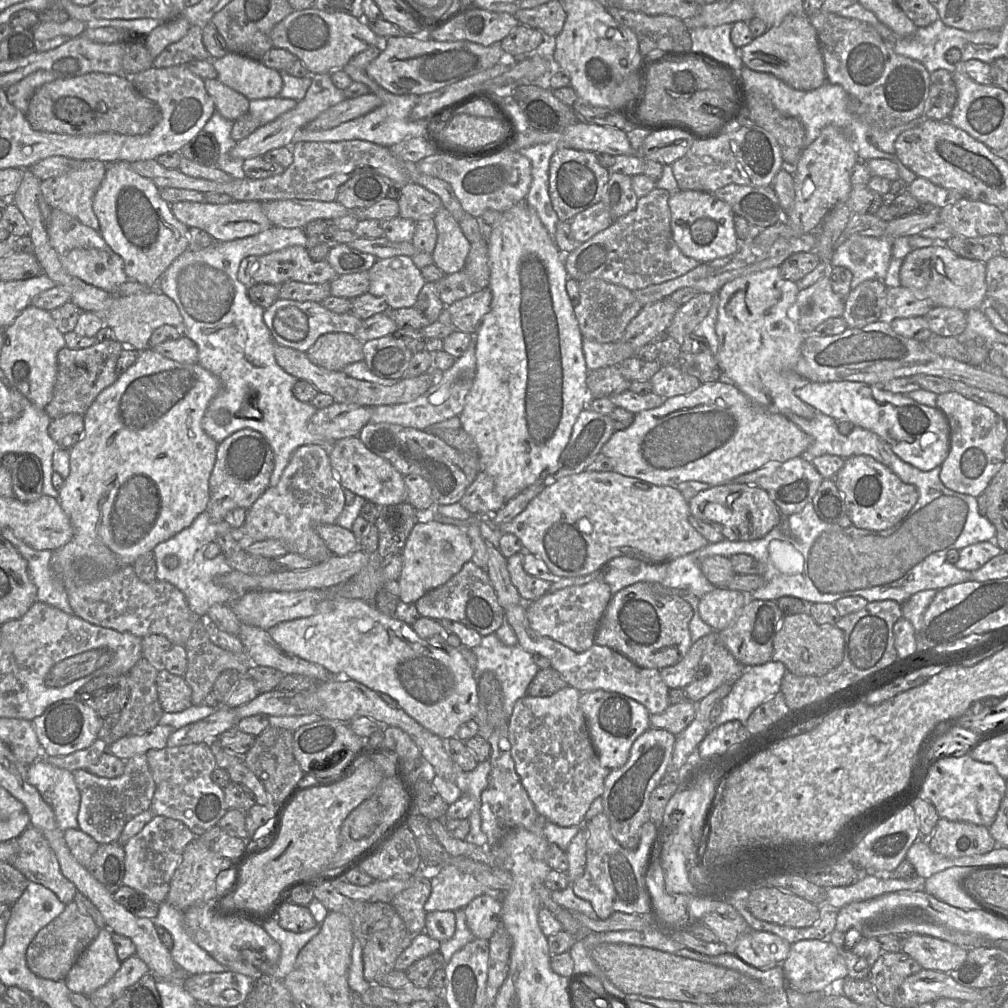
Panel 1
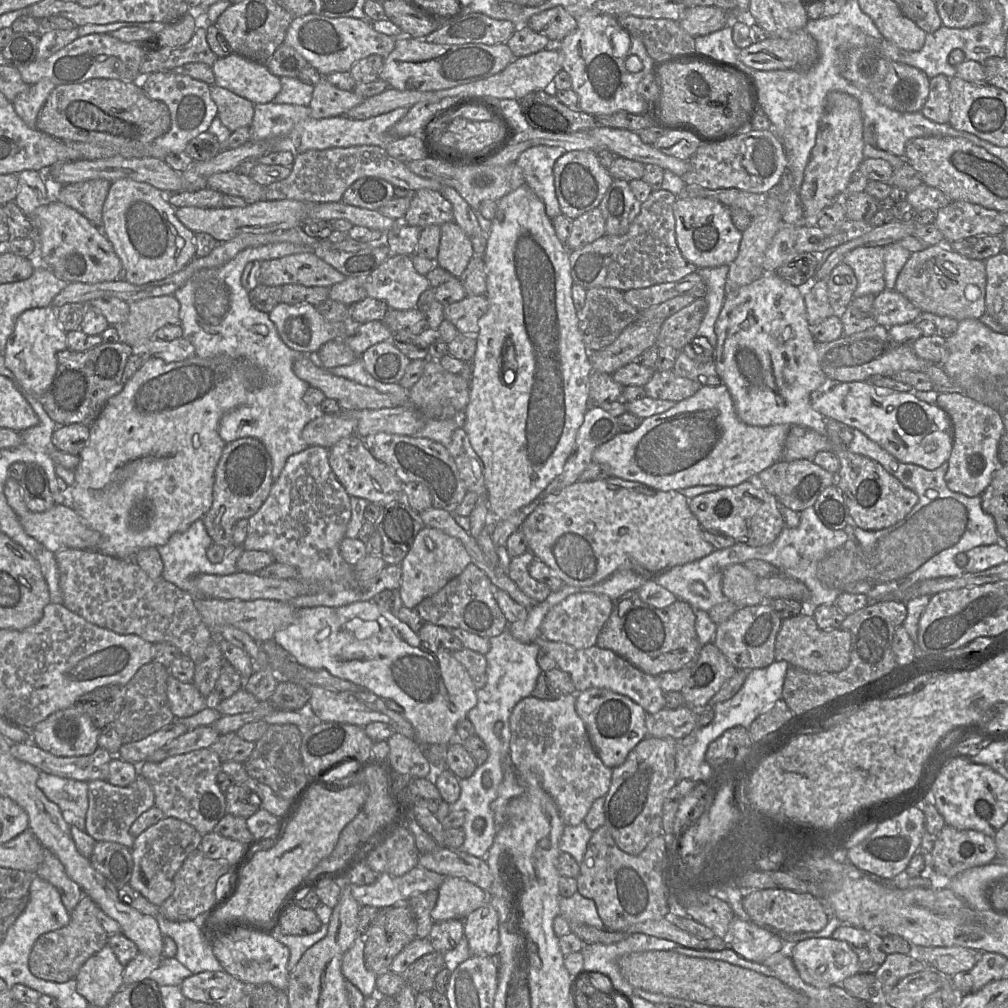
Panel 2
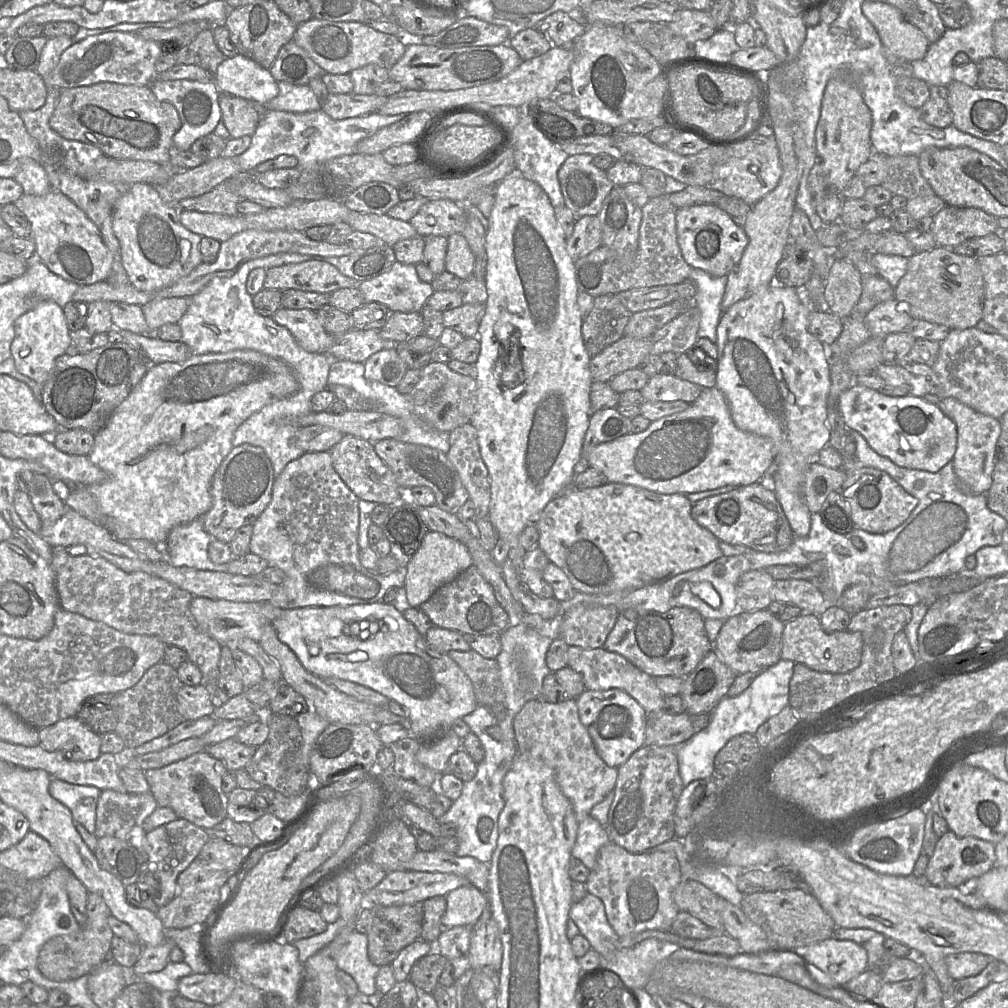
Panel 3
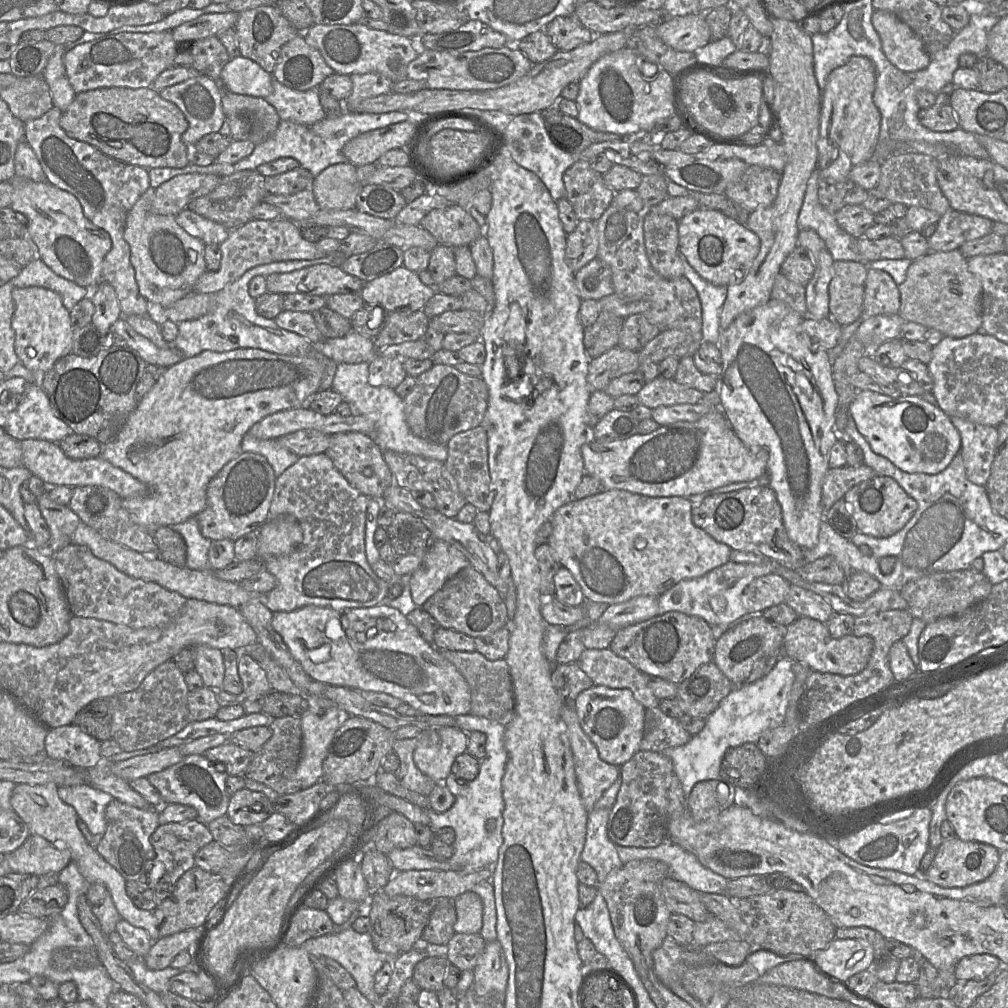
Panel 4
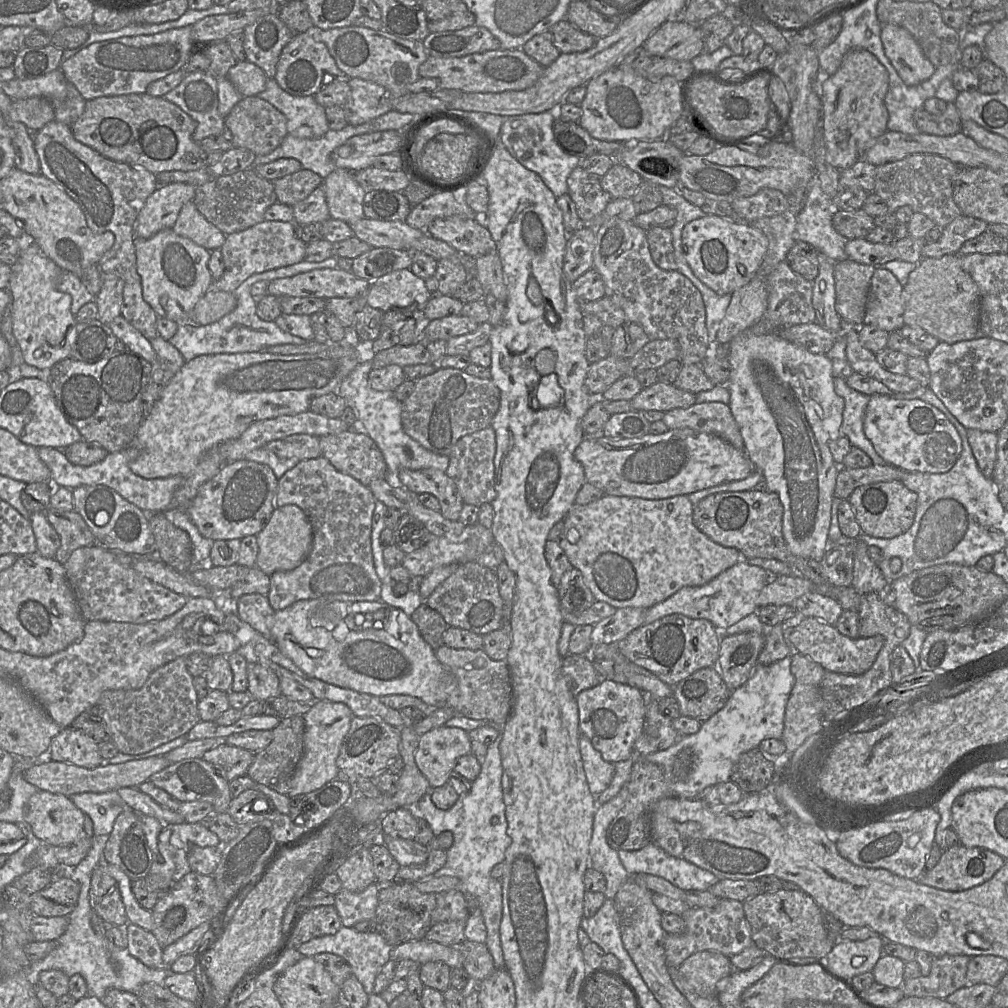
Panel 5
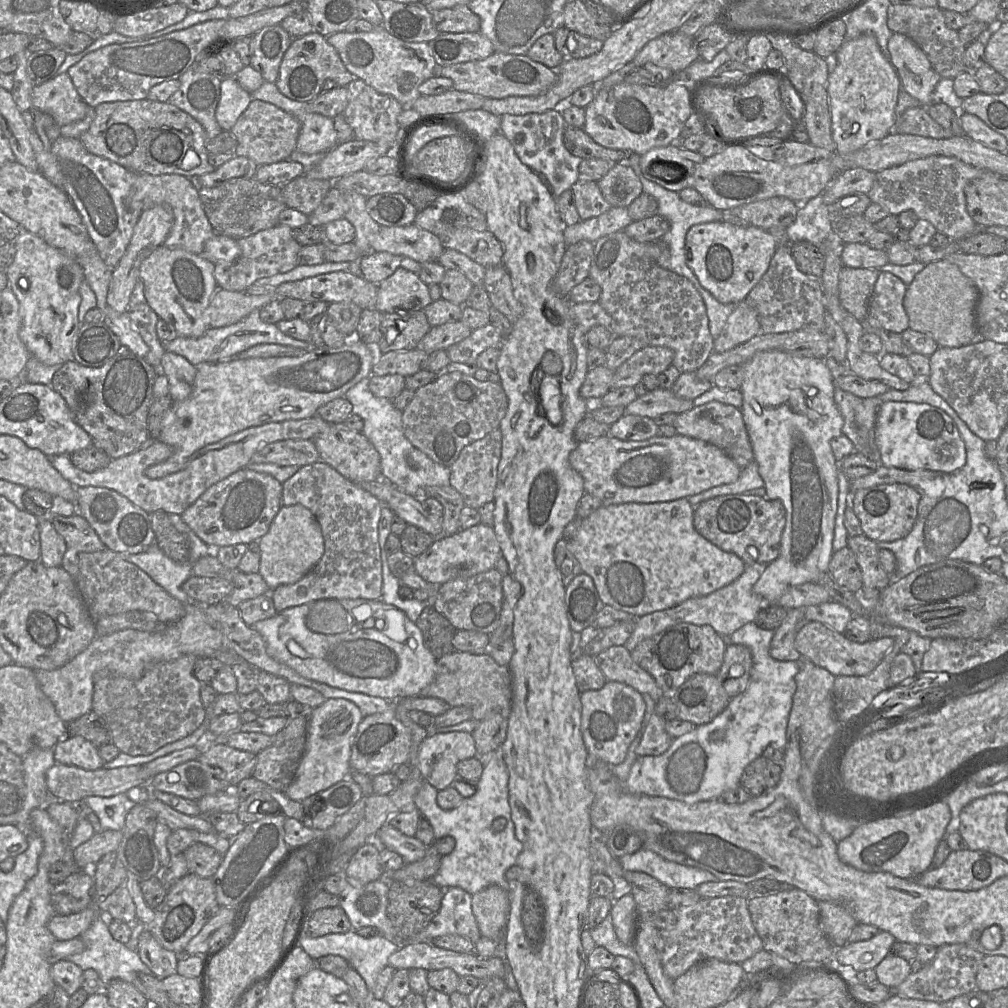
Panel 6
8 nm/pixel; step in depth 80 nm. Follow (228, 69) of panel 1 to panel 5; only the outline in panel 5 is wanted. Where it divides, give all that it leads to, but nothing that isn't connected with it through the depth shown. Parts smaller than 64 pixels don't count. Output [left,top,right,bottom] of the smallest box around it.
[227,60,268,97]

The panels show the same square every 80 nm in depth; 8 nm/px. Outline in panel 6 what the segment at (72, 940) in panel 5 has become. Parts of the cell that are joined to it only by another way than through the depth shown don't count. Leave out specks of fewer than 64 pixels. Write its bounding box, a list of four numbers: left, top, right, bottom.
[67,914,152,993]

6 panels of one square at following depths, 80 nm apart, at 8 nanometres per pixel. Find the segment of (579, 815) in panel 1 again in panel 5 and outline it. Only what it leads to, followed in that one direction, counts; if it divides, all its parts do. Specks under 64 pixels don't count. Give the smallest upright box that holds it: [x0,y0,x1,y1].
[579,733,615,797]

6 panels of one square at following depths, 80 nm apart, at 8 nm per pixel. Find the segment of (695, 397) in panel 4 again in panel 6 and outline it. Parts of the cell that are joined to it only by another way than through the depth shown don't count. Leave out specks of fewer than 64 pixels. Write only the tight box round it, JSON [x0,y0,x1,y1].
[625,387,694,419]

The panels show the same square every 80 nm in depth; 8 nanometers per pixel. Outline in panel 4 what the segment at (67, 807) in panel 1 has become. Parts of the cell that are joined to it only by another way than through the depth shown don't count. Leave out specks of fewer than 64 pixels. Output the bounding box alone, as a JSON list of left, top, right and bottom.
[57,784,114,834]

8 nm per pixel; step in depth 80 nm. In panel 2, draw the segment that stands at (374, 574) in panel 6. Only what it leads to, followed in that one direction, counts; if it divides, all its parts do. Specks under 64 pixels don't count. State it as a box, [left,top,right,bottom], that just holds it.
[242,446,402,610]

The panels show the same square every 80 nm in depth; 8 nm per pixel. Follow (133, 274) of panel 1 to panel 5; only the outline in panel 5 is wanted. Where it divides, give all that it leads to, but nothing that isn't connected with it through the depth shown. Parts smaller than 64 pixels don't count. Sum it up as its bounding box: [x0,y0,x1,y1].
[133,229,213,325]

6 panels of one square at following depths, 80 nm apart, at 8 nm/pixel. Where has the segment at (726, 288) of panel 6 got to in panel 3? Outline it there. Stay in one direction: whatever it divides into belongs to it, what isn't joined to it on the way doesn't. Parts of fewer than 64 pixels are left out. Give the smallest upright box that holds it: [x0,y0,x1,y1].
[676,204,748,276]

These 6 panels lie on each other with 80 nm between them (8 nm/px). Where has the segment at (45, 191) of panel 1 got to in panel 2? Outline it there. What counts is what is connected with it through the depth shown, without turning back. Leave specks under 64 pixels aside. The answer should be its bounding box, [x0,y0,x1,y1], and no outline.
[53,179,110,227]

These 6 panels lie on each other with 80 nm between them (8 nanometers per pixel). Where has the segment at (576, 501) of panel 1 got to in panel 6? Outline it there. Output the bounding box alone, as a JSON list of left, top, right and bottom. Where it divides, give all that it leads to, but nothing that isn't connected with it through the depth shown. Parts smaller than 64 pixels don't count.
[567,498,746,617]

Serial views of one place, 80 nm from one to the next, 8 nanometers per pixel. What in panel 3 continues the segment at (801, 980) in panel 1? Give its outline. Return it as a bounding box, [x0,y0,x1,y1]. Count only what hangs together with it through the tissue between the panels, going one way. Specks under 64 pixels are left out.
[790,937,867,985]

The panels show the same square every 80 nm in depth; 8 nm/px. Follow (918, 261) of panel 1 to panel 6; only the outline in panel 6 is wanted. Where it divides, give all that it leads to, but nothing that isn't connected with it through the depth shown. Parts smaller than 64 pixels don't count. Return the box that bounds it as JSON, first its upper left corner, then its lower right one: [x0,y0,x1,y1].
[903,258,979,348]

